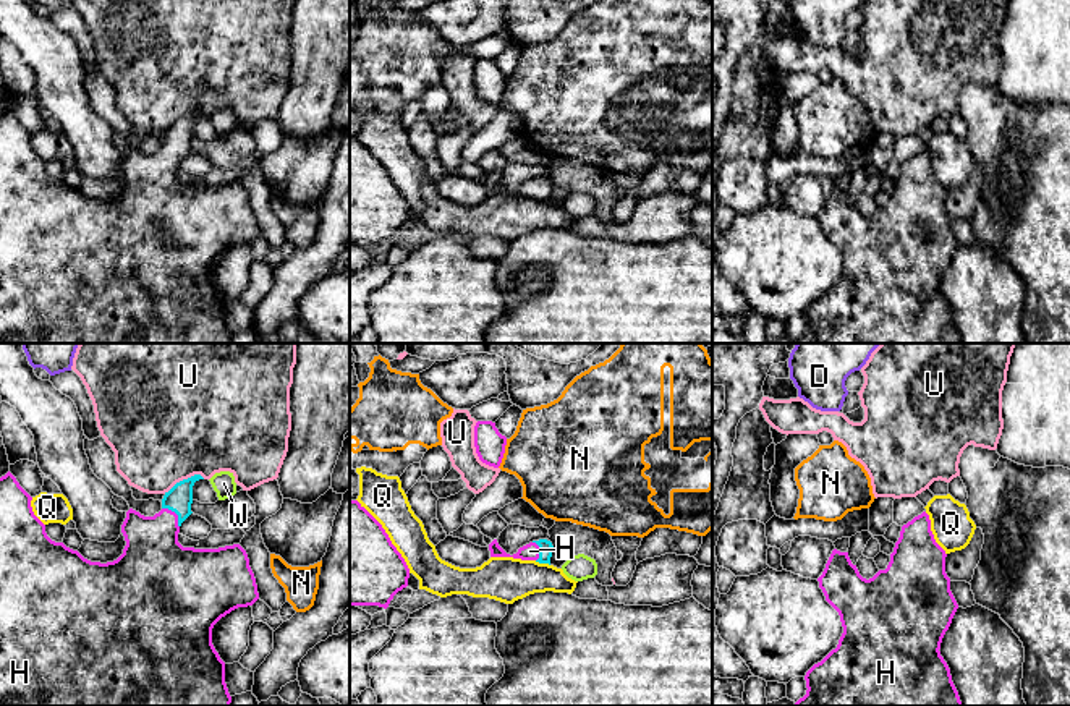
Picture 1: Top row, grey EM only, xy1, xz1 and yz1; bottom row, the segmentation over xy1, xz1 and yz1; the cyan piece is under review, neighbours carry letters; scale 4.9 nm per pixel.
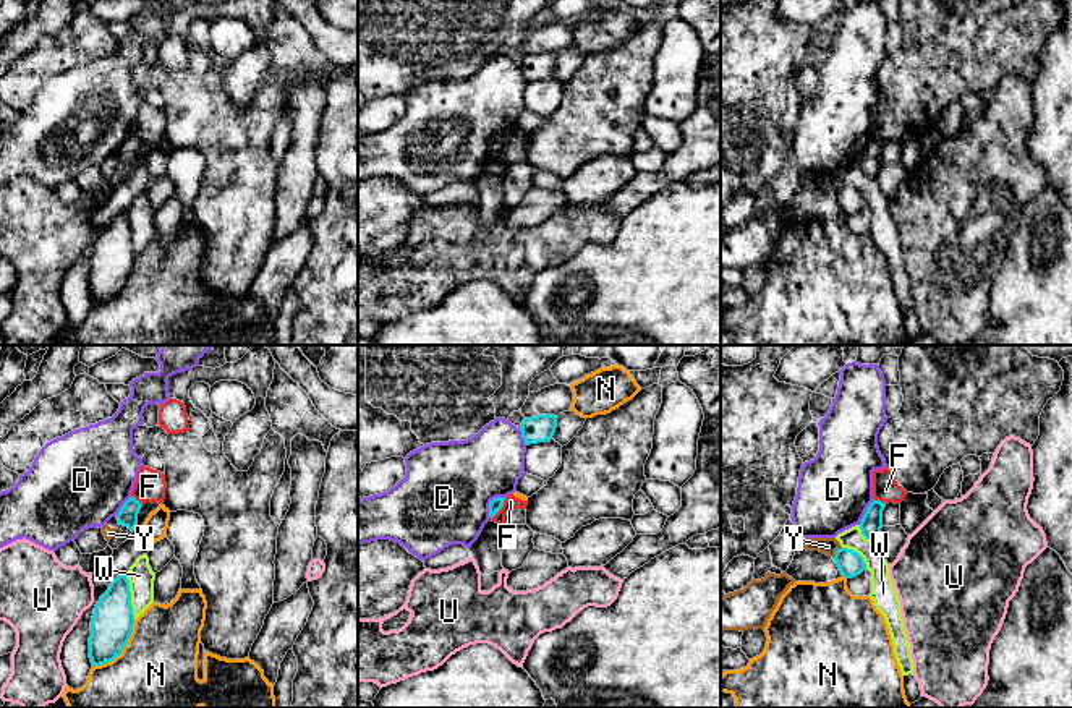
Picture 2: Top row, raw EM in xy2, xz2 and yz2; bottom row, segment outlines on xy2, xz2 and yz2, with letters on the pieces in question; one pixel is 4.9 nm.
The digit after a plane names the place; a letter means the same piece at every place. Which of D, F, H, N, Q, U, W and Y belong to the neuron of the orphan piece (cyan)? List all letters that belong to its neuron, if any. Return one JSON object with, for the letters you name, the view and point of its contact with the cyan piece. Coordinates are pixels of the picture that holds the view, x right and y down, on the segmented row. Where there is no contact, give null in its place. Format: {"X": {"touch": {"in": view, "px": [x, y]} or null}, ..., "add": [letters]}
{"H": {"touch": {"in": "xy1", "px": [175, 512]}}, "add": ["H"]}

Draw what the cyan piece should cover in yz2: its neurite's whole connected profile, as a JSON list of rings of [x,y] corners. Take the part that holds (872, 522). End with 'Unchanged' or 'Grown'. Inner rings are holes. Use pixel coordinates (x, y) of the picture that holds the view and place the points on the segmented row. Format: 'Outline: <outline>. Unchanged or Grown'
Outline: [[[873,499],[860,522],[861,535],[870,541],[876,541],[881,533],[884,507],[886,502]]]. Unchanged

